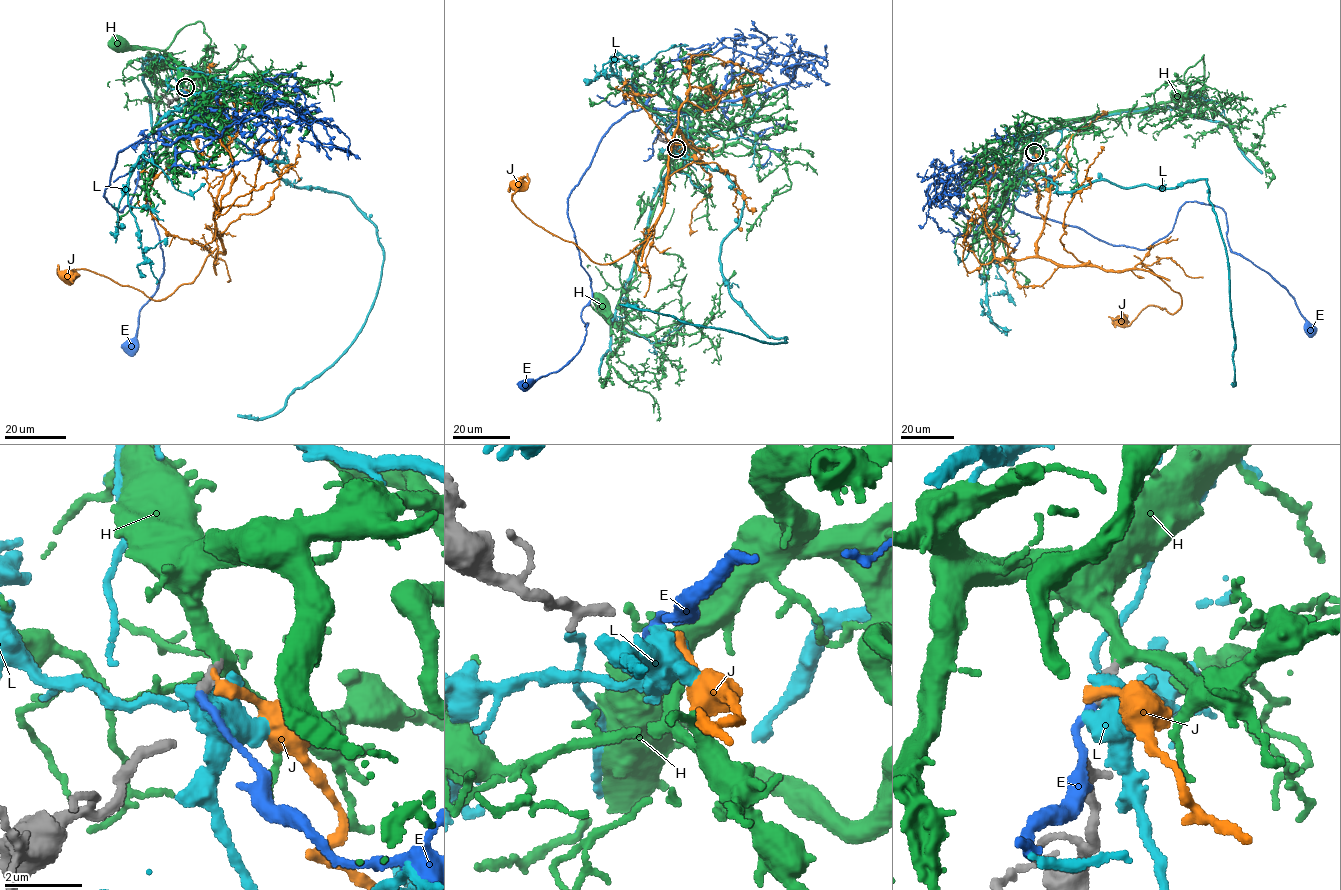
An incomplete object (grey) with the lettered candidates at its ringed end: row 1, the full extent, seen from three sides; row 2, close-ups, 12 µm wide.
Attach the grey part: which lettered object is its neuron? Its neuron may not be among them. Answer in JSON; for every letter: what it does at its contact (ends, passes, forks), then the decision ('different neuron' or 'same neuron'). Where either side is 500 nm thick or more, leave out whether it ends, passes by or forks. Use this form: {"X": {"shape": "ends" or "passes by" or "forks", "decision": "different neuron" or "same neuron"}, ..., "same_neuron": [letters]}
{"E": {"shape": "ends", "decision": "different neuron"}, "H": {"shape": "passes by", "decision": "same neuron"}, "J": {"shape": "ends", "decision": "different neuron"}, "L": {"decision": "different neuron"}, "same_neuron": ["H"]}

